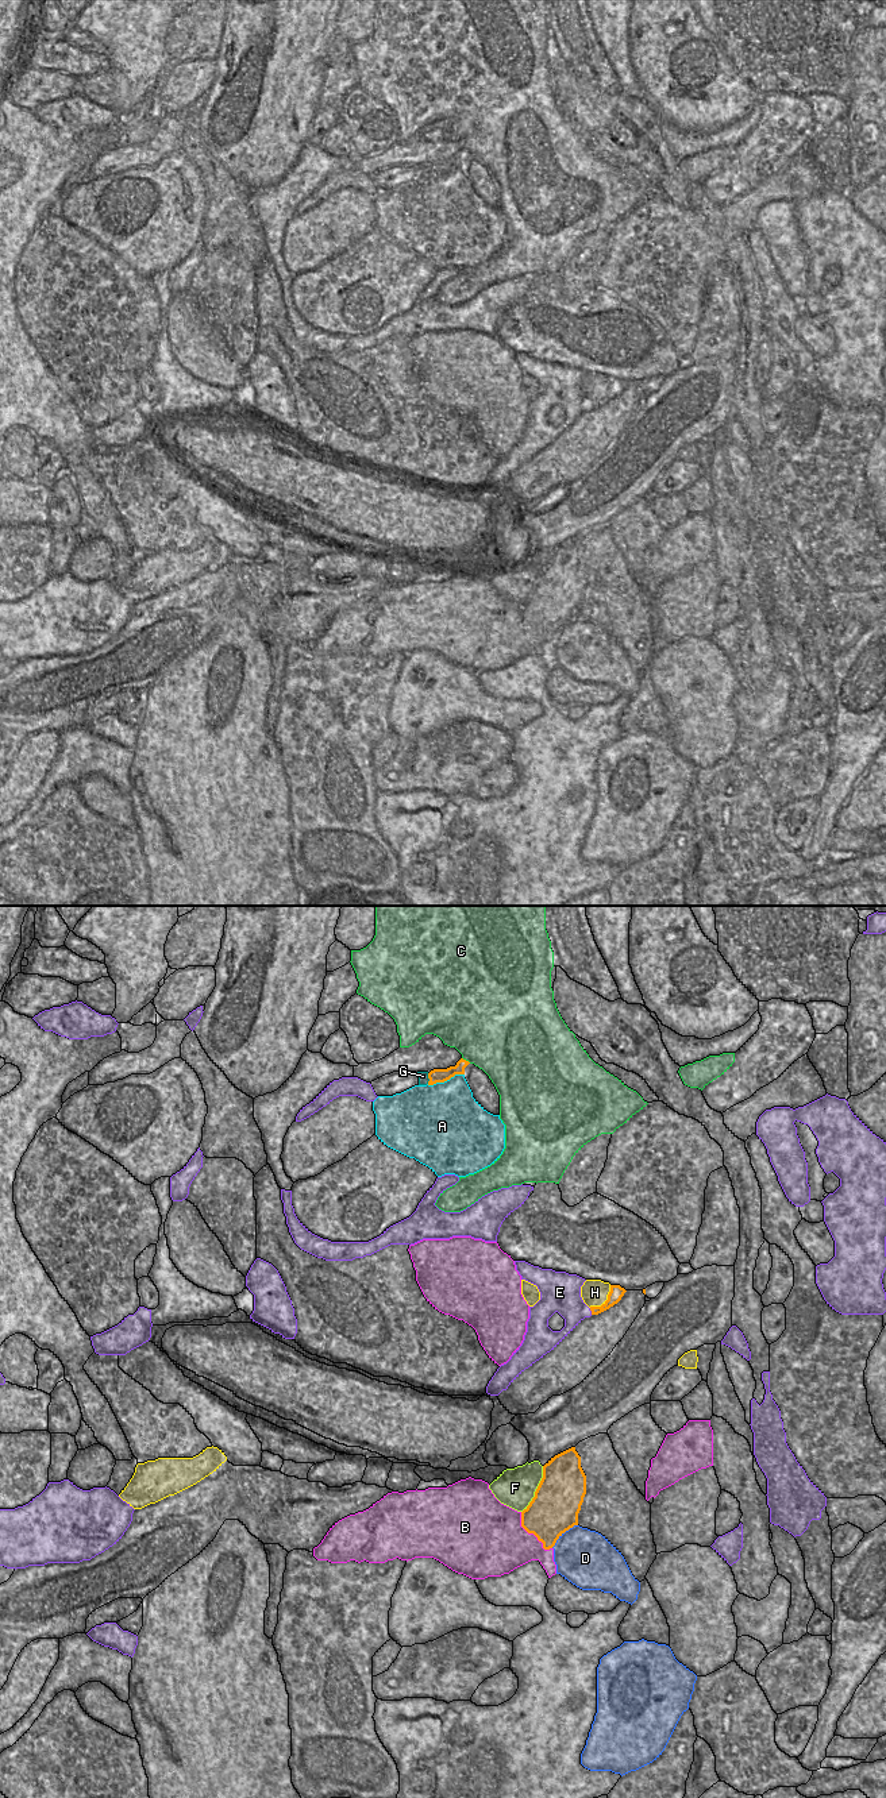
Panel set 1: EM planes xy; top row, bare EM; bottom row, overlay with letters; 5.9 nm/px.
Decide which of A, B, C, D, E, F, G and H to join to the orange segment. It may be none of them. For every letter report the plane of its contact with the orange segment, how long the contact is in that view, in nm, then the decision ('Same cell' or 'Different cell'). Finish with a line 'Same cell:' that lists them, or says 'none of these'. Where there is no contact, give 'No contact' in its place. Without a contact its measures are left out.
A: Touches orange in xy. Shared border 240 nm. Different cell
B: Touches orange in xy. Shared border 300 nm. Different cell
C: Touches orange in xy. Shared border 70 nm. Different cell
D: Touches orange in xy. Shared border 220 nm. Different cell
E: Touches orange in xy. Shared border 40 nm. Different cell
F: Touches orange in xy. Shared border 300 nm. Different cell
G: Touches orange in xy. Shared border 60 nm. Same cell
H: Touches orange in xy. Shared border 190 nm. Different cell
Same cell: G

